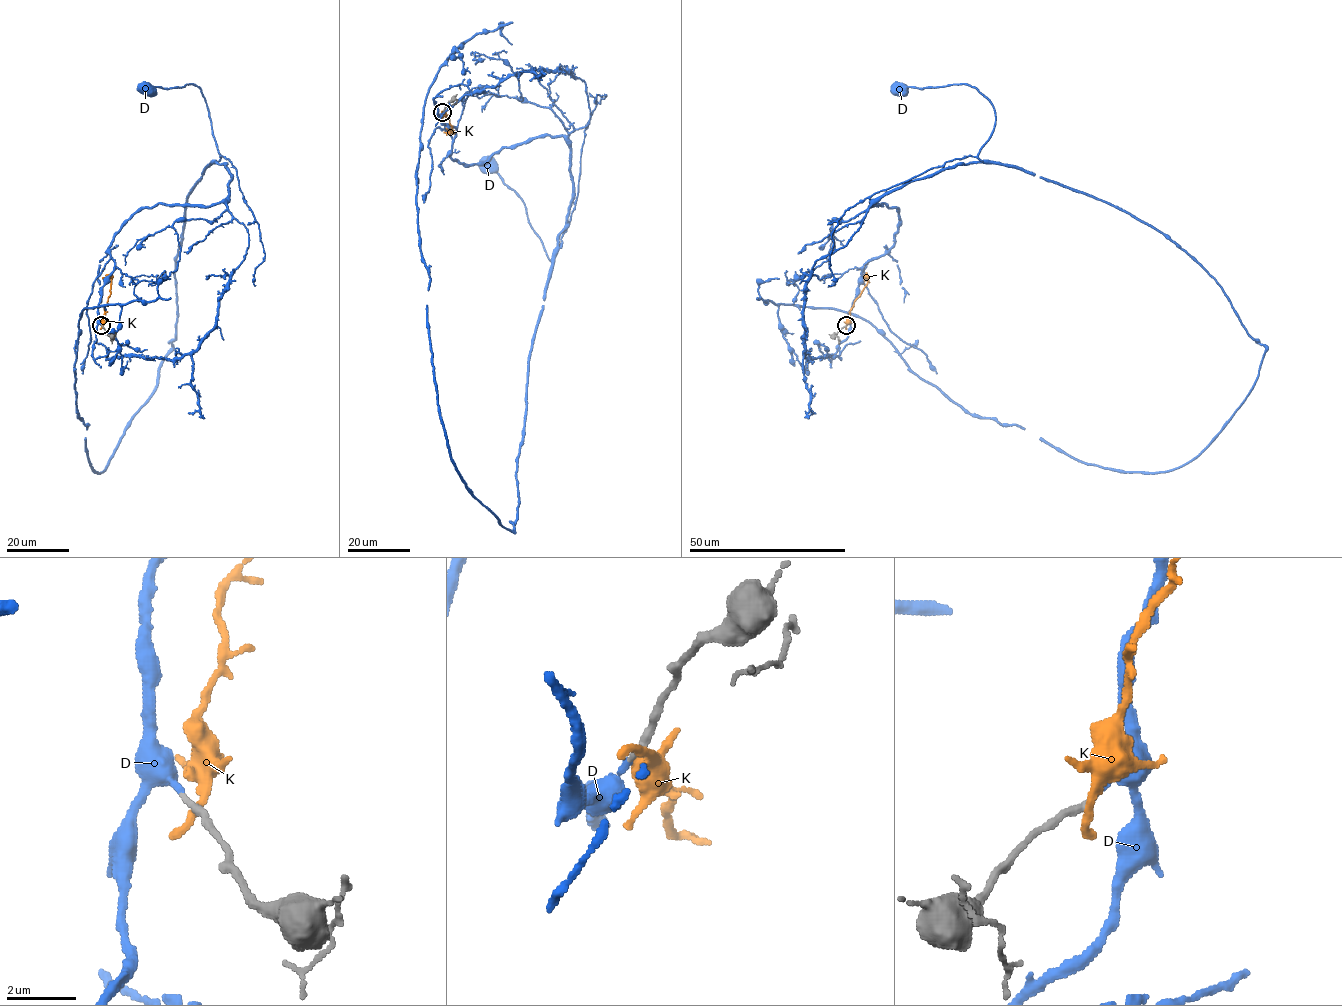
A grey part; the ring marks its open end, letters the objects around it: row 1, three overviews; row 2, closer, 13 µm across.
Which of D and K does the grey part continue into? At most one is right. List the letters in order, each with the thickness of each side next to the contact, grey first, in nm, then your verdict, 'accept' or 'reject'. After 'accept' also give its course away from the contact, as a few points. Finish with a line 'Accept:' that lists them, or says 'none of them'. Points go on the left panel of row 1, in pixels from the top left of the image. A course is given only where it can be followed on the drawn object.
D: calibres 190 and 200 nm; accept; course (101, 324), (109, 247), (124, 223), (159, 203), (214, 205), (231, 181), (199, 88), (146, 88)
K: calibres 240 and 340 nm; reject
Accept: D

